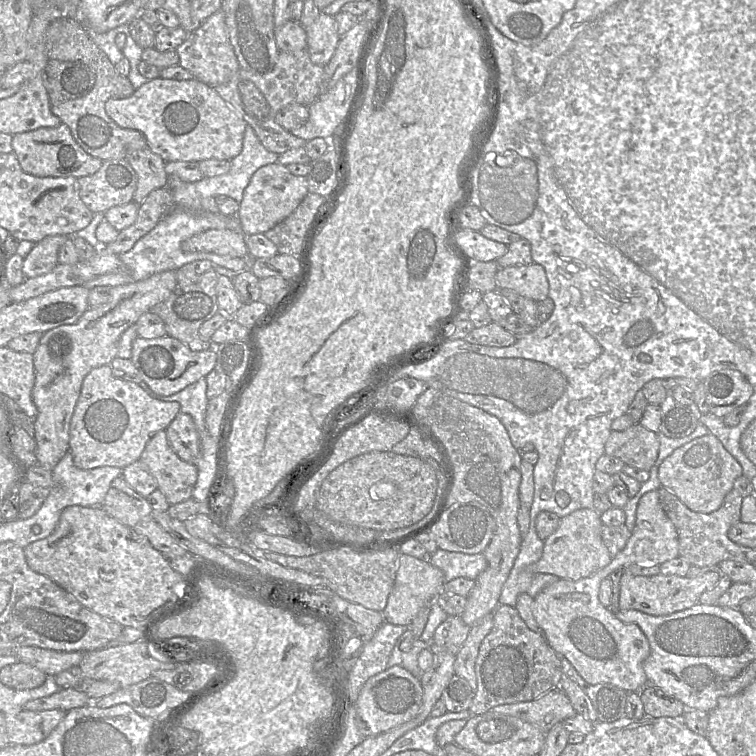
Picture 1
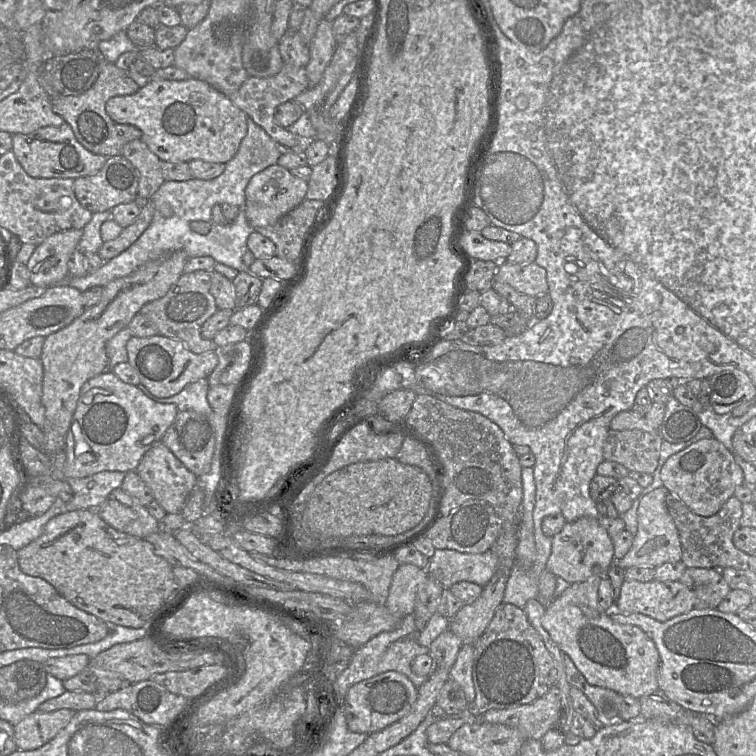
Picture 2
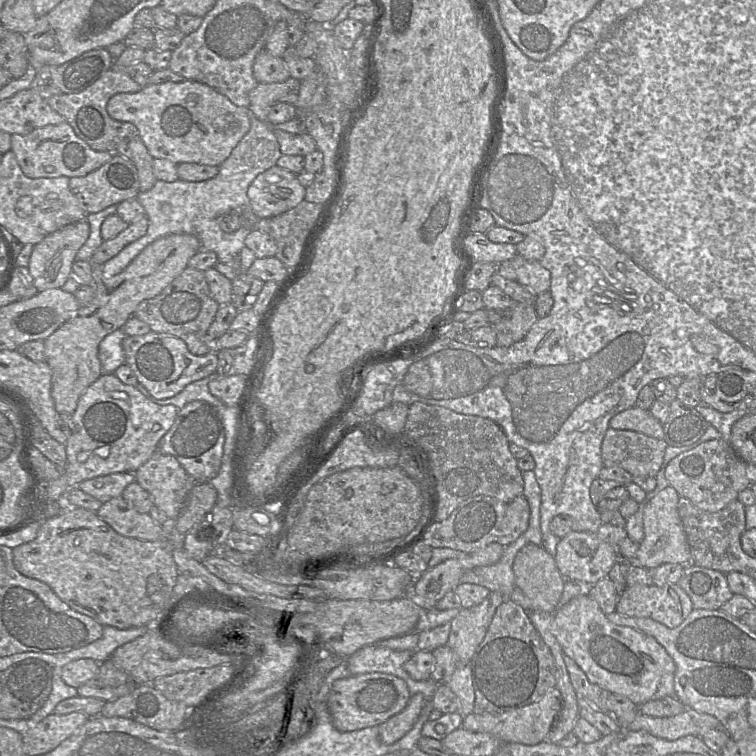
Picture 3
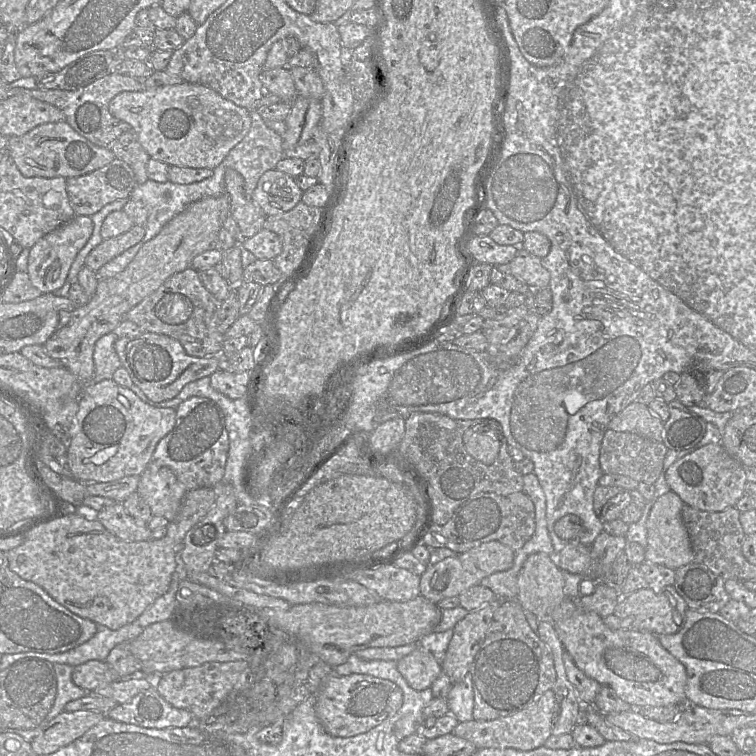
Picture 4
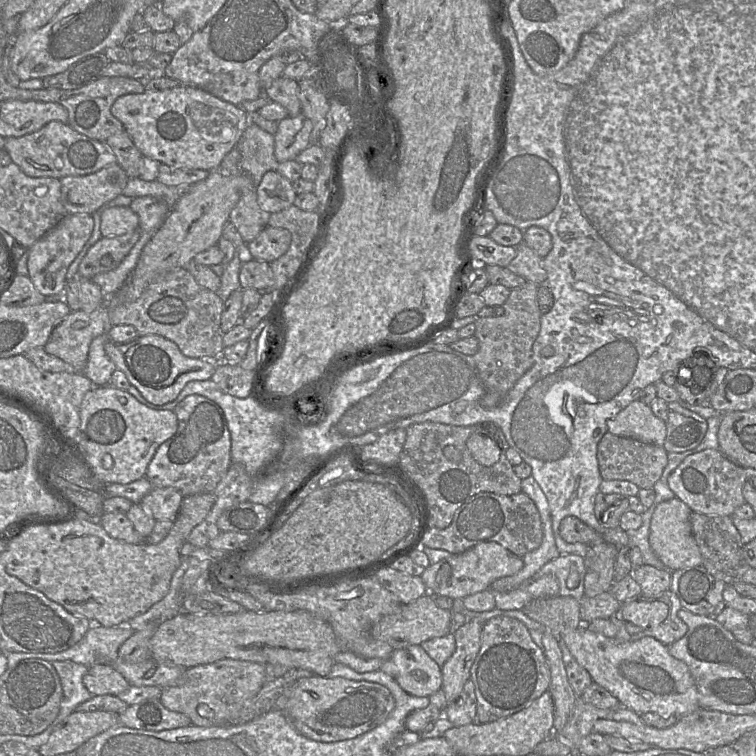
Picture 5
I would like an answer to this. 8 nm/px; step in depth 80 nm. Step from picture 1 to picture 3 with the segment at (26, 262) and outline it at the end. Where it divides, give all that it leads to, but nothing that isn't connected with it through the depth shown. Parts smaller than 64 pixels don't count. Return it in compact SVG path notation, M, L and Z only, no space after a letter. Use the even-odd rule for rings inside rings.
M82 220L56 230L34 245L28 270L38 292L54 288L61 289L72 275L72 265L76 261L76 254L87 241L89 234L89 223L87 220Z

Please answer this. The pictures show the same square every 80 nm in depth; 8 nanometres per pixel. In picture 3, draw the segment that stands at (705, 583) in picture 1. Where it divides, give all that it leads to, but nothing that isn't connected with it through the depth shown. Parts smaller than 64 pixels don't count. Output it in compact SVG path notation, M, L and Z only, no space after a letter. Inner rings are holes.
M678 584L627 586L619 595L616 612L655 620L668 628L679 626L694 609Z

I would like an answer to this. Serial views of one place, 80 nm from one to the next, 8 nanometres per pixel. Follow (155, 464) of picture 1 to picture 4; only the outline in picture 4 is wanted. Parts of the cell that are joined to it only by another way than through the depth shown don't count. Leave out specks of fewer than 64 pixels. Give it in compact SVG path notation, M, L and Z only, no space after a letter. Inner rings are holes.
M148 466L140 475L137 492L148 504L152 516L162 516L173 521L182 498L188 490L167 467L149 470Z

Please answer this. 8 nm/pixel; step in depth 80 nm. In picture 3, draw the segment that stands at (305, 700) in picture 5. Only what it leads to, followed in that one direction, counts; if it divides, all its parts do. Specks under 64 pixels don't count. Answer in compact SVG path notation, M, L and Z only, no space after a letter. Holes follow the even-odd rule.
M365 673L334 682L328 696L328 710L334 727L341 732L379 726L402 712L411 699L406 682L386 673Z

